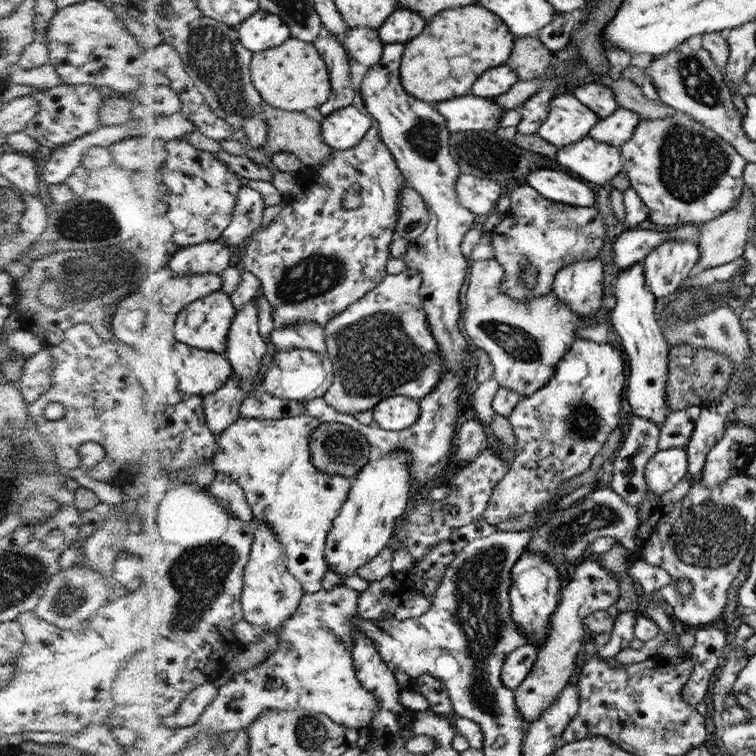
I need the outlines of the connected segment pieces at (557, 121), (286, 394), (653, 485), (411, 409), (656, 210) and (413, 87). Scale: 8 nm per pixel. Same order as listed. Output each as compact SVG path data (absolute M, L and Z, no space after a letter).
M564 93L553 98L549 116L536 133L559 148L588 137L599 120L598 114L585 103L573 94Z
M288 349L276 353L262 381L263 390L278 398L305 402L325 398L336 378L336 366L328 350Z
M683 447L656 451L648 460L644 472L648 490L662 499L665 492L673 489L682 477L688 475L688 454Z
M398 395L383 401L373 412L375 422L382 428L397 432L416 424L421 408L418 400Z
M676 111L674 115L659 119L642 119L634 128L634 134L619 150L624 158L624 169L630 180L630 186L641 195L649 206L649 218L652 224L672 226L708 222L732 208L741 198L745 188L742 177L748 159L704 123L690 115Z
M468 5L454 7L437 14L428 20L428 26L424 32L413 38L406 44L406 52L401 59L401 82L414 98L422 98L424 102L434 105L434 102L442 102L448 98L456 98L462 94L468 94L472 84L476 82L476 76L486 72L488 68L497 68L505 65L513 54L514 38L513 33L506 26L506 23L491 10L484 6Z

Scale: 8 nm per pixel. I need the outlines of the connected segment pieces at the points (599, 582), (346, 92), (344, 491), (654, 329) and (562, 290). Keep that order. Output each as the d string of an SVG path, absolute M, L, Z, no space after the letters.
M585 558L576 566L570 582L565 590L562 590L561 604L552 616L551 629L546 642L538 650L537 662L534 662L529 676L514 690L518 710L521 710L524 717L524 732L528 731L530 723L538 715L542 715L568 685L574 670L576 654L580 652L582 638L586 636L582 618L594 611L606 610L612 604L616 604L618 598L621 598L621 583L602 564L598 564L592 558Z
M324 26L322 35L314 42L329 64L333 78L333 96L320 110L324 116L341 108L354 105L359 97L358 90L352 82L352 62L349 50L340 41L338 35Z
M298 416L283 419L257 419L242 417L219 436L214 467L219 473L232 475L248 495L255 519L268 519L280 533L288 552L290 573L297 576L307 593L314 594L324 589L324 577L330 572L330 561L326 557L327 543L336 519L344 503L350 497L353 478L341 474L330 474L320 470L313 460L311 440L314 431L324 423L322 418Z
M642 261L624 269L614 280L614 293L617 304L611 312L611 326L613 333L617 335L615 342L627 352L626 358L630 361L629 386L626 386L628 409L634 416L654 421L662 427L670 413L665 400L670 348L658 322L661 305L653 292L647 288Z
M598 258L593 260L582 260L564 266L556 275L556 280L553 282L553 293L562 299L571 310L581 318L583 325L588 324L588 320L593 320L594 310L600 308L602 302L602 262Z

